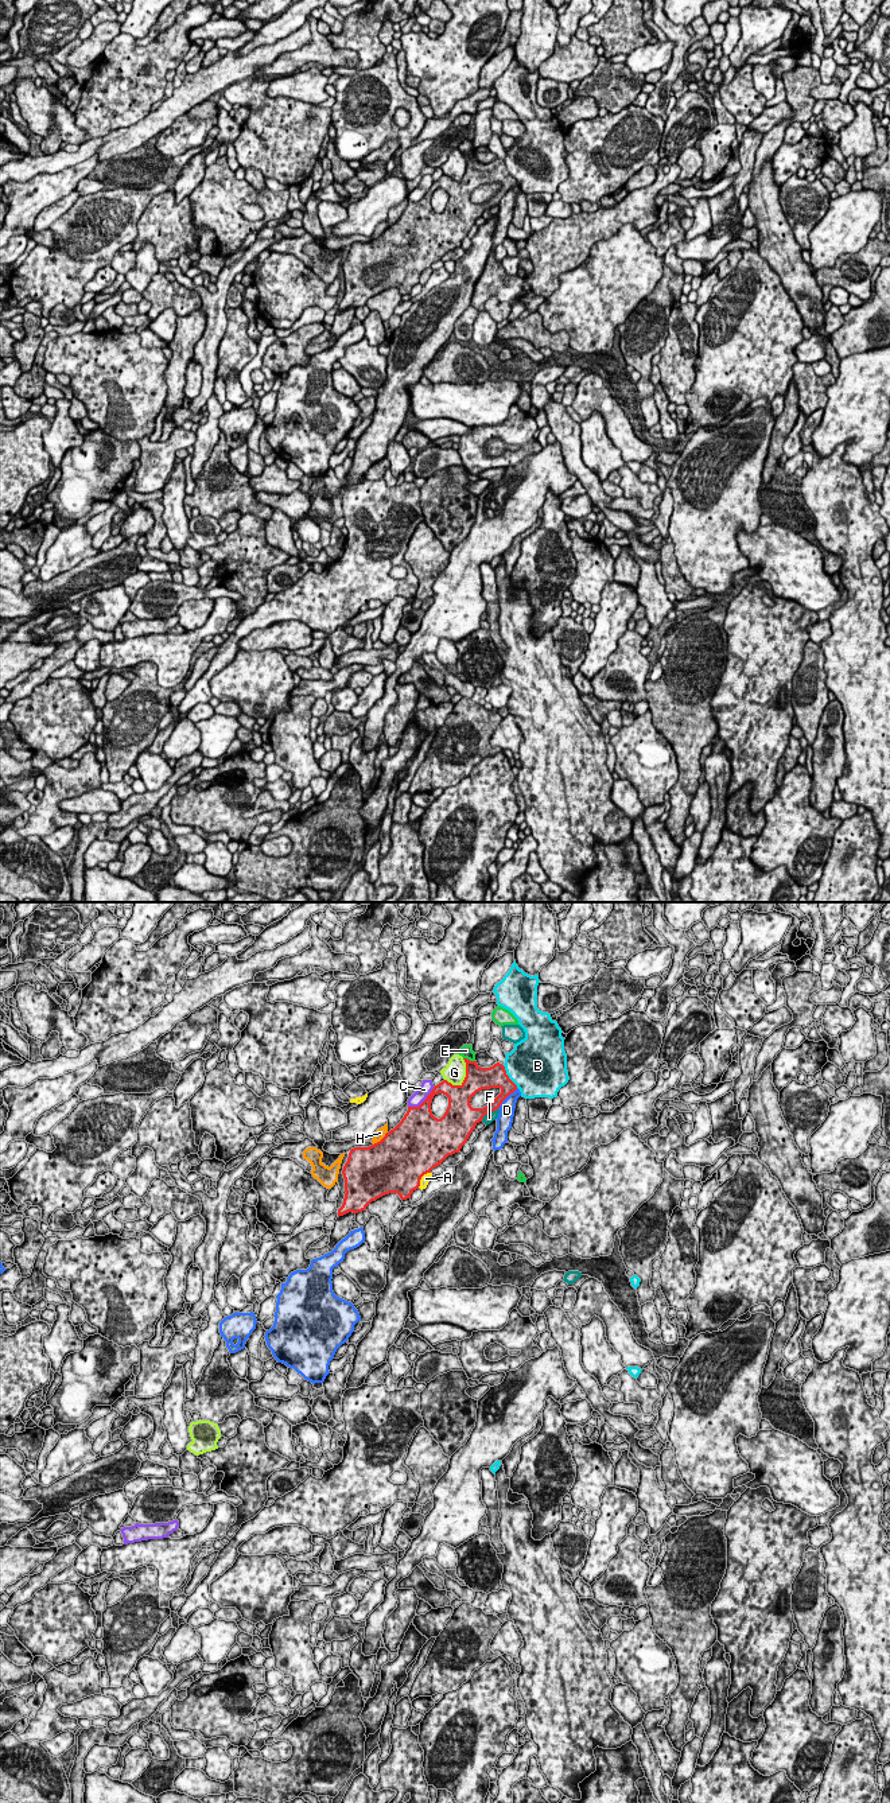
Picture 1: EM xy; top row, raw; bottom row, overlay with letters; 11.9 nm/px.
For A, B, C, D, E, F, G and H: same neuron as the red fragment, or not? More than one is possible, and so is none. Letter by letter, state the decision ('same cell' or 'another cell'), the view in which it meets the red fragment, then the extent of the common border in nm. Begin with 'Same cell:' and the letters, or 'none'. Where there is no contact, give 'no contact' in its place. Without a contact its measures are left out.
Same cell: none
A: another cell; meets red in xy; contact 240 nm long
B: another cell; meets red in xy; contact 320 nm long
C: another cell; meets red in xy; contact 400 nm long
D: another cell; meets red in xy; contact 360 nm long
E: another cell; meets red in xy; contact 150 nm long
F: another cell; meets red in xy; contact 260 nm long
G: another cell; meets red in xy; contact 360 nm long
H: another cell; meets red in xy; contact 240 nm long

